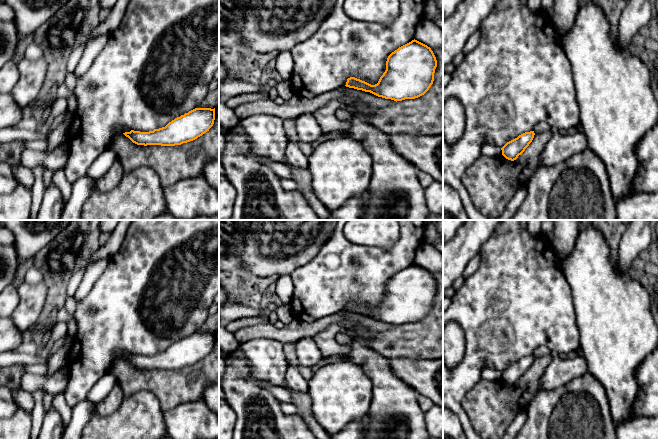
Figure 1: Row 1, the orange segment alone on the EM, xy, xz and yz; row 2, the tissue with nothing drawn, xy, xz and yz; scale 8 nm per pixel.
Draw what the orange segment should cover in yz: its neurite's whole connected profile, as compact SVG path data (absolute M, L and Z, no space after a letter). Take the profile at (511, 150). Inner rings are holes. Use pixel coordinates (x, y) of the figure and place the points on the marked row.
M534 131L525 132L517 138L507 142L502 148L502 155L511 161L514 161L529 146L534 138Z

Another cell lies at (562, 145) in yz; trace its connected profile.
M576 129L573 133L555 132L540 156L538 168L556 165L585 148L587 148L587 137L581 129Z

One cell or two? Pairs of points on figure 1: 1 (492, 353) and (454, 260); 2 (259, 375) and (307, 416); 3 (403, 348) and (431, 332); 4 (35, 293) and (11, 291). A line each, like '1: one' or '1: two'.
1: two
2: two
3: one
4: one

